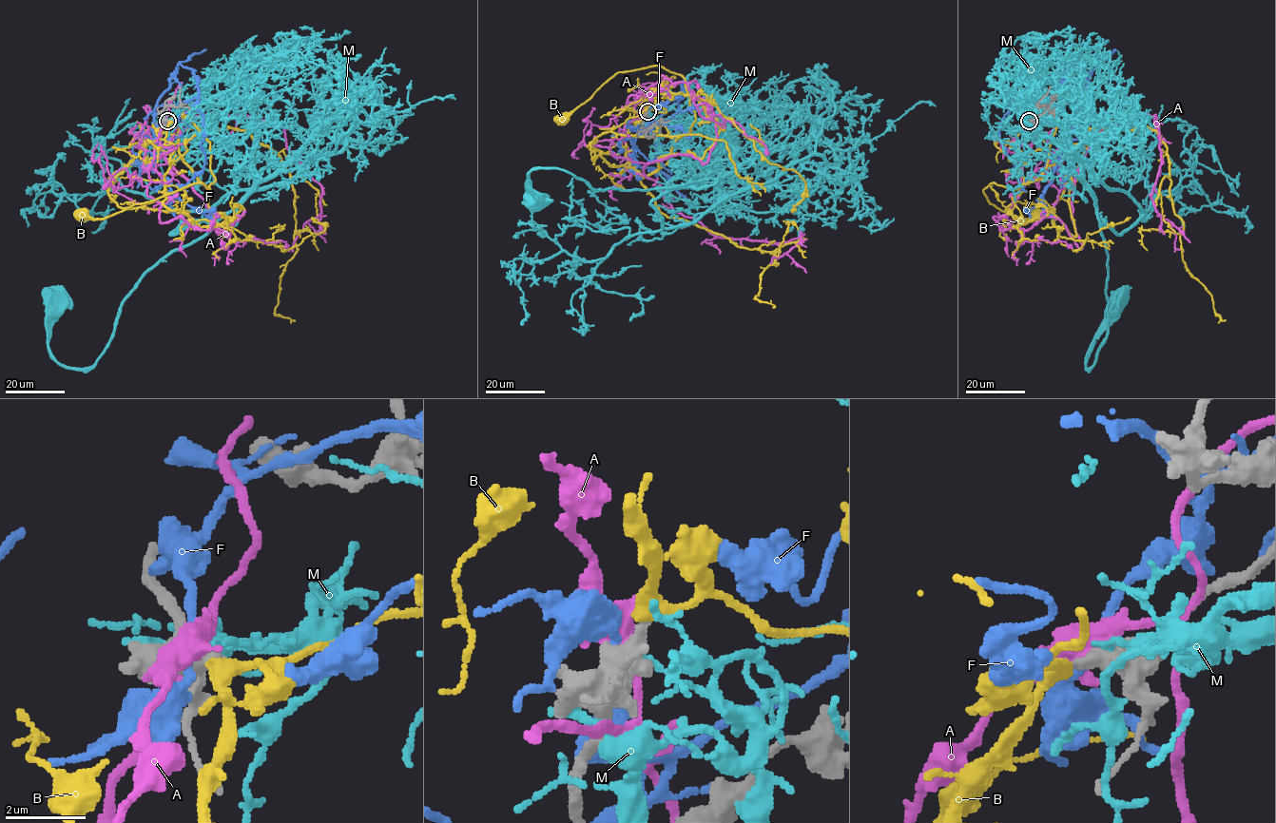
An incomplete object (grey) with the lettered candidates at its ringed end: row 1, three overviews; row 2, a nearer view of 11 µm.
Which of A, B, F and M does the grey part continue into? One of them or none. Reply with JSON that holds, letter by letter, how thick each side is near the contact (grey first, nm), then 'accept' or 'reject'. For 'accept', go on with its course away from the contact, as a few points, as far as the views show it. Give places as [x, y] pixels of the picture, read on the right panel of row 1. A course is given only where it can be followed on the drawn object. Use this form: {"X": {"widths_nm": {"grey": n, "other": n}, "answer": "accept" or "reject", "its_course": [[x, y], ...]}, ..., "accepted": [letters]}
{"A": {"widths_nm": {"grey": 750, "other": 480}, "answer": "reject"}, "B": {"widths_nm": {"grey": 300, "other": 360}, "answer": "accept", "its_course": [[1029, 121], [1011, 225], [1046, 207], [1075, 236], [1093, 129], [1066, 120], [1037, 178], [983, 190], [1035, 214]]}, "F": {"widths_nm": {"grey": 700, "other": 200}, "answer": "reject"}, "M": {"widths_nm": {"grey": 750, "other": 140}, "answer": "reject"}, "accepted": ["B"]}

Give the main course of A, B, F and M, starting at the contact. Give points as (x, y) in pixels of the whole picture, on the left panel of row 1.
A: (165, 119), (147, 195), (244, 211), (224, 248), (164, 146), (284, 130), (322, 196), (288, 252)
B: (166, 121), (164, 204), (210, 227), (242, 207), (224, 234), (167, 129), (183, 112), (210, 188), (81, 214)
F: (165, 120), (168, 107), (198, 94), (194, 72), (179, 63), (155, 109), (152, 170), (212, 220)
M: (166, 119), (246, 84), (253, 188), (144, 276), (90, 367), (66, 368), (52, 355), (51, 300)

